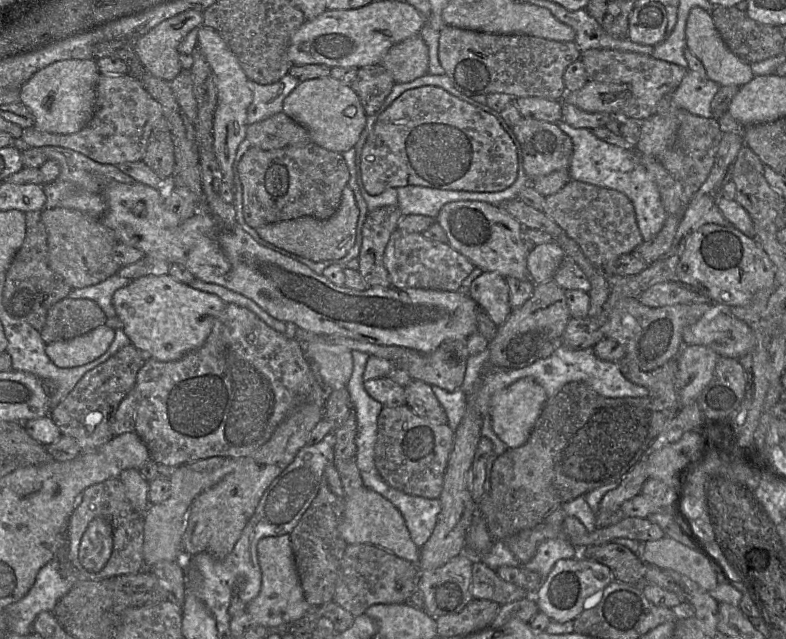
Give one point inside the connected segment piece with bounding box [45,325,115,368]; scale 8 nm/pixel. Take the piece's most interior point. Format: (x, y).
(81, 350)

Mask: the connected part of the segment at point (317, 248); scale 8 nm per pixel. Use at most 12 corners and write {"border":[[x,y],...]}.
{"border":[[346,186],[329,219],[304,216],[255,230],[263,240],[315,262],[343,258],[359,214]]}

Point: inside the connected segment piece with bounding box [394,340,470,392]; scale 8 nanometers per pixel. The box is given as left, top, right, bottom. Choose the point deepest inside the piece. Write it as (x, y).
(445, 367)

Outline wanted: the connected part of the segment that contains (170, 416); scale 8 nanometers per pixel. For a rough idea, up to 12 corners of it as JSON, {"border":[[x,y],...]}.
{"border":[[228,303],[201,347],[147,357],[157,465],[245,458],[309,402],[299,341]]}

